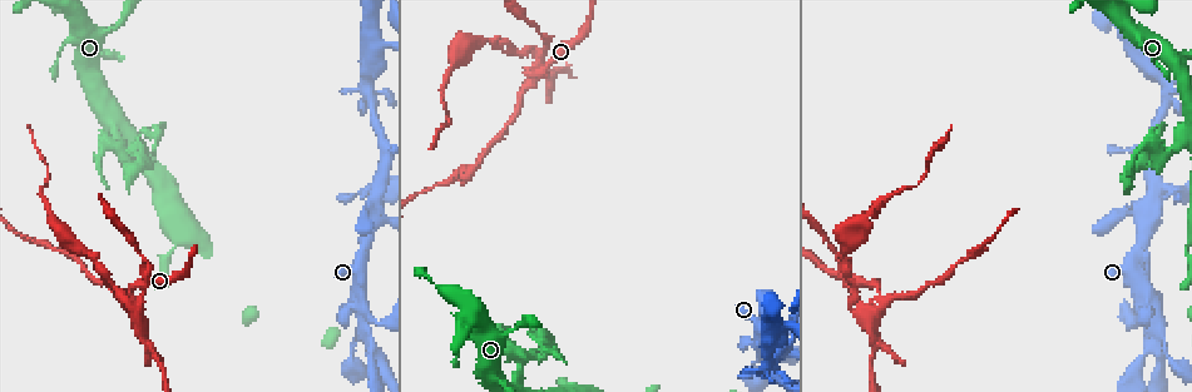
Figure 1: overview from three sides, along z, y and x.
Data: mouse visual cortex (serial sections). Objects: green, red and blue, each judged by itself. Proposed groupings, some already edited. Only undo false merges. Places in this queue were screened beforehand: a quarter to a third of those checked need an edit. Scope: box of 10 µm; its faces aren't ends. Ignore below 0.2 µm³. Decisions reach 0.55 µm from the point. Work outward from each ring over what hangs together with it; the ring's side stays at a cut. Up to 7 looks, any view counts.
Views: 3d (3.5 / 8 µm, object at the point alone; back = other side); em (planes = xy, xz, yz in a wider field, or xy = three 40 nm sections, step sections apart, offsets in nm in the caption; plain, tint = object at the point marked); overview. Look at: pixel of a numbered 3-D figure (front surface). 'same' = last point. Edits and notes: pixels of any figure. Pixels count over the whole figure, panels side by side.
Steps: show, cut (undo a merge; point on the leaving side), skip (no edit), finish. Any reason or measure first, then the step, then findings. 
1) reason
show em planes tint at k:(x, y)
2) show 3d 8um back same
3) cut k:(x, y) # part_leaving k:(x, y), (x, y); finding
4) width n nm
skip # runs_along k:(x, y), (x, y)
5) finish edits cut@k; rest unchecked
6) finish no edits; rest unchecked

sharp bend
show 3d 3.5um at 1:(875, 315)

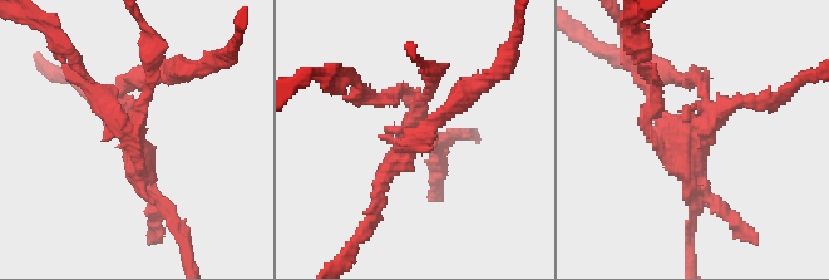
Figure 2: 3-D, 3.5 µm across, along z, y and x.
show em xy step 2 tint at 2:(701, 137)

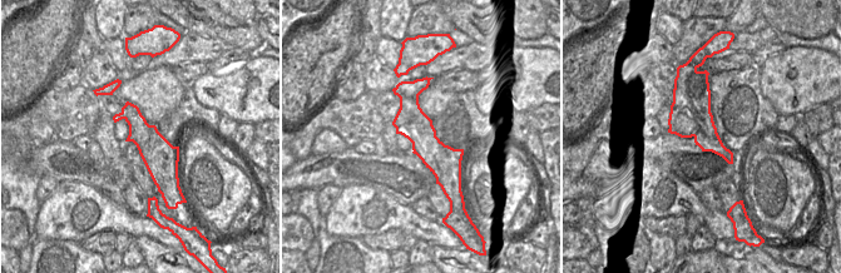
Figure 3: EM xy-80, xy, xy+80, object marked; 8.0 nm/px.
cut 2:(388, 97) # part_leaving 2:(702, 132), (657, 140), (654, 97); two cells meet here

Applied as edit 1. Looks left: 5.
branch point
show 3d 3.5um at 1:(370, 345)

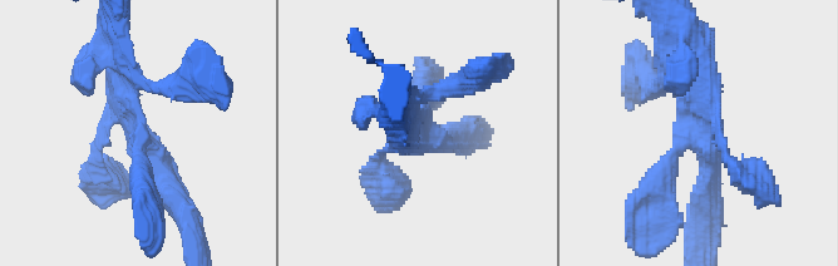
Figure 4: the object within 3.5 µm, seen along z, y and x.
now the EM
show em xy step 5 tint at 4:(136, 136)

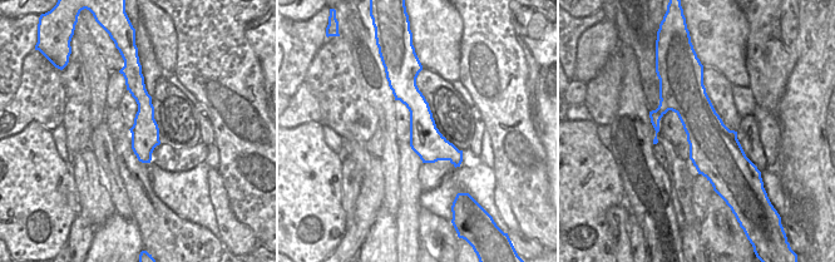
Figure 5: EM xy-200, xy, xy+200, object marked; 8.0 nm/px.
skip # runs_along 4:(690, 63), (710, 128), (671, 159), (661, 197); continuous, no second cell

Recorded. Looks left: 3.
thin neck
show 3d 3.5um back at 1:(1176, 190)

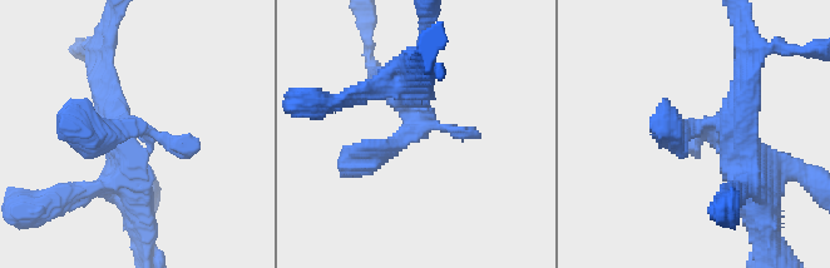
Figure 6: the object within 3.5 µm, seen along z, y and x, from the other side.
show em xy step 3 plain at 6:(699, 122)

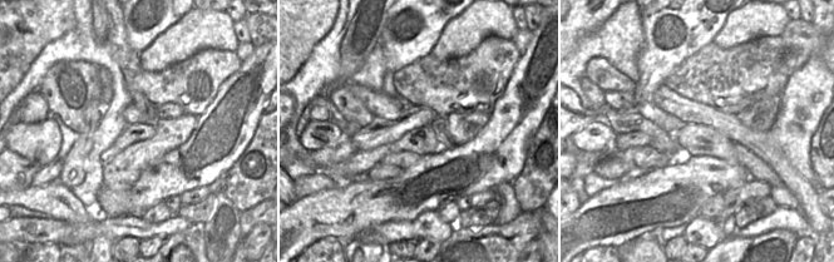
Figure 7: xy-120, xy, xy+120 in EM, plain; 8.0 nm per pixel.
show em xy step 3 tint same

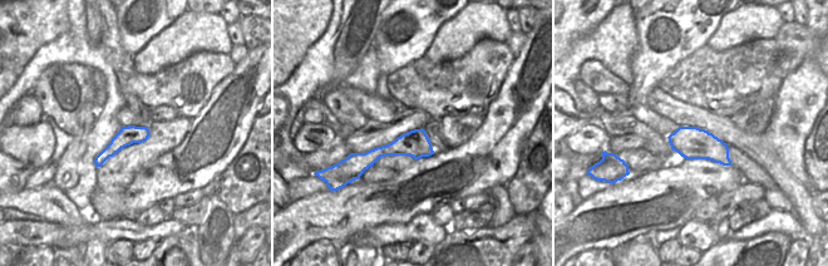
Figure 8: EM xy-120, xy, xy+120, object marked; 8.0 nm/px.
skip # runs_along 8:(428, 146), (379, 151), (358, 168); all the same cell

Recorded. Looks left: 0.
finish edits cut@2; rest unchecked

